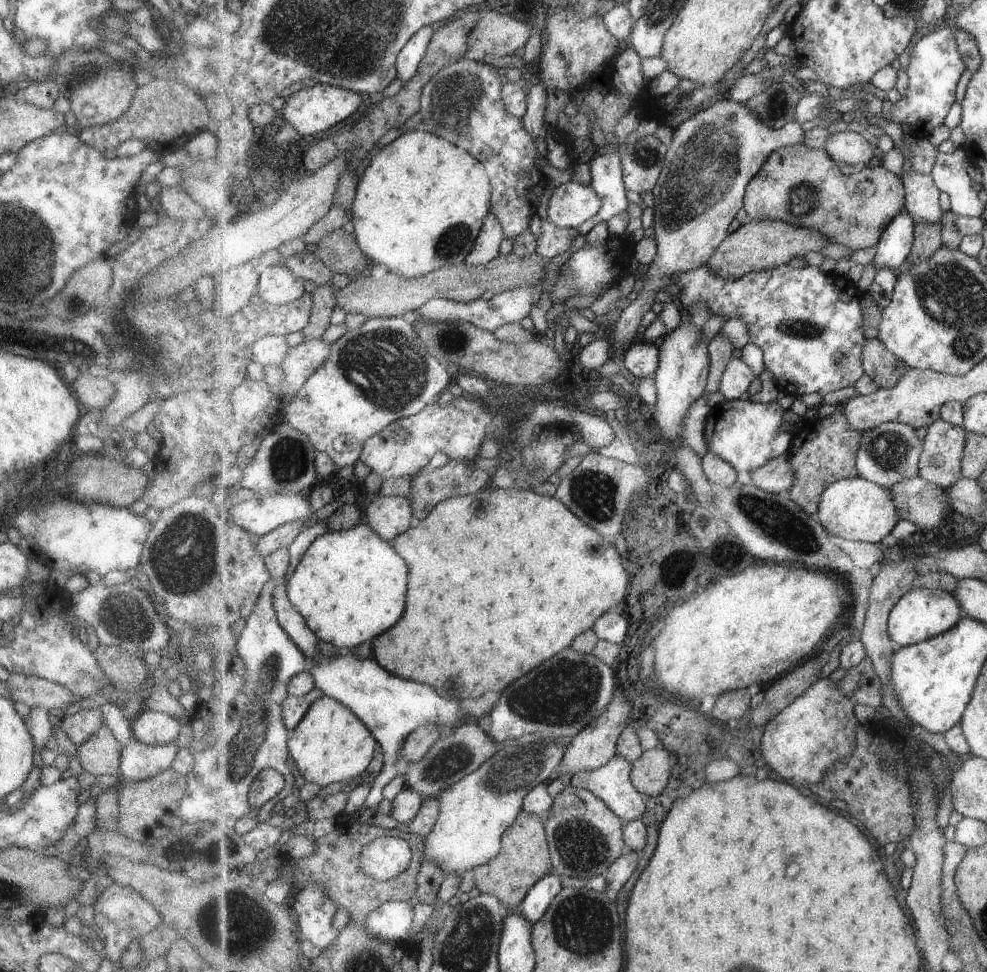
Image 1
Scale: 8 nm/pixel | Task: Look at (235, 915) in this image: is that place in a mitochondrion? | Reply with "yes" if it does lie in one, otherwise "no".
yes

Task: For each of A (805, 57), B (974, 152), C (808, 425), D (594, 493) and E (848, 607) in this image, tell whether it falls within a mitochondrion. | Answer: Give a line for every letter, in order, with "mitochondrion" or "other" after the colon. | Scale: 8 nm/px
A: other
B: other
C: other
D: mitochondrion
E: other

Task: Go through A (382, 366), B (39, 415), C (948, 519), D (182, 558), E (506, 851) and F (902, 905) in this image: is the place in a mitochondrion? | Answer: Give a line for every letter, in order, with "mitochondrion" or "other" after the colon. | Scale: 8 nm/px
A: mitochondrion
B: other
C: other
D: mitochondrion
E: other
F: other

